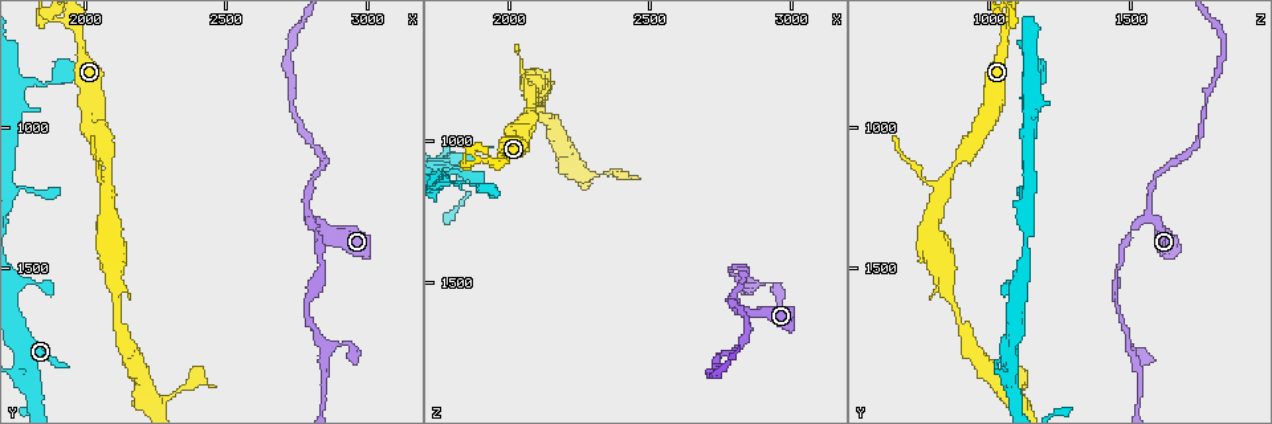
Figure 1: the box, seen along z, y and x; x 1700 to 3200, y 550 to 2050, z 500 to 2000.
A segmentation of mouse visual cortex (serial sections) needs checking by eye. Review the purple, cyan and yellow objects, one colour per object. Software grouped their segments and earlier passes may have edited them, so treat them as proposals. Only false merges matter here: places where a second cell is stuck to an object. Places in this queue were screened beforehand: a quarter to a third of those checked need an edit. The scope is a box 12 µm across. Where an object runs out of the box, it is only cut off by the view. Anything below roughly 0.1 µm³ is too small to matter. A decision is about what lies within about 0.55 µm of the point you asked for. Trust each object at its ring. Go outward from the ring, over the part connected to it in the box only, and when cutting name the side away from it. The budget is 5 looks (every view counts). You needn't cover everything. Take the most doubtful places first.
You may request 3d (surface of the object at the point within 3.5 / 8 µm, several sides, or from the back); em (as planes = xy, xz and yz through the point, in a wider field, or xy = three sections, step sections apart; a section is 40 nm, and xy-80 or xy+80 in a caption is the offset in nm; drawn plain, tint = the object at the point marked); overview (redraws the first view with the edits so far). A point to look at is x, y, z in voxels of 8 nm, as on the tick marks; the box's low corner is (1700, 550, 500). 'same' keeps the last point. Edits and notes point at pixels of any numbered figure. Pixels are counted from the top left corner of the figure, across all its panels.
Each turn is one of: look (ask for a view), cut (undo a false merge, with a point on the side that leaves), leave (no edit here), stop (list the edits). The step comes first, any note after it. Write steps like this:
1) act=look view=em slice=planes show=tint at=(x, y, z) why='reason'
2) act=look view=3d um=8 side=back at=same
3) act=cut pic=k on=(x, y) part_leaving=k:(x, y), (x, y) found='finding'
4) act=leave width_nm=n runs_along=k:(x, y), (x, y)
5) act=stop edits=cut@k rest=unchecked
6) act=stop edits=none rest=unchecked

act=look view=3d um=3.5 at=(2790, 1320, 1580) why='thin neck'

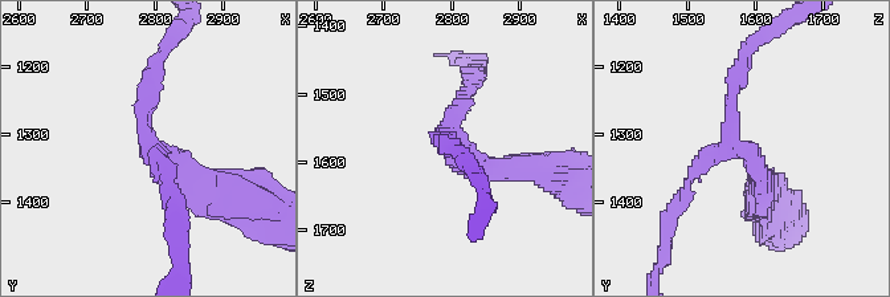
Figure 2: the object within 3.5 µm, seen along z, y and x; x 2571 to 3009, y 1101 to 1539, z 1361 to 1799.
act=look view=em slice=xy step=1 show=tint at=(2805, 1325, 1580) why='now the EM'

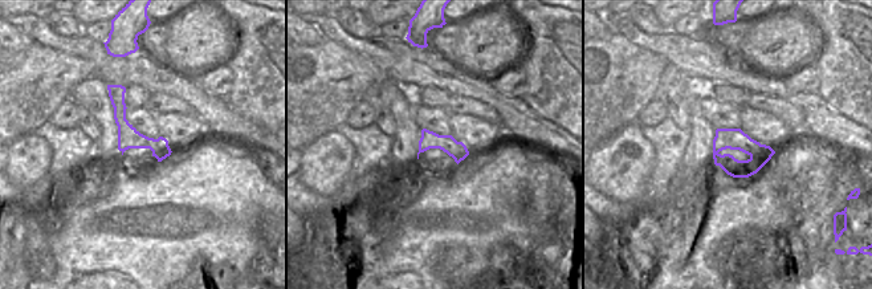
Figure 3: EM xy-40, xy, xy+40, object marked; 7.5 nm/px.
act=leave arms=3 arm_widths_nm=150,150,250 runs_along=2:(521, 170), (456, 153), (464, 92) found='all the same cell'

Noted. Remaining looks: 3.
act=look view=3d um=8 at=(1970, 640, 1070) why='two arms in line, one across'

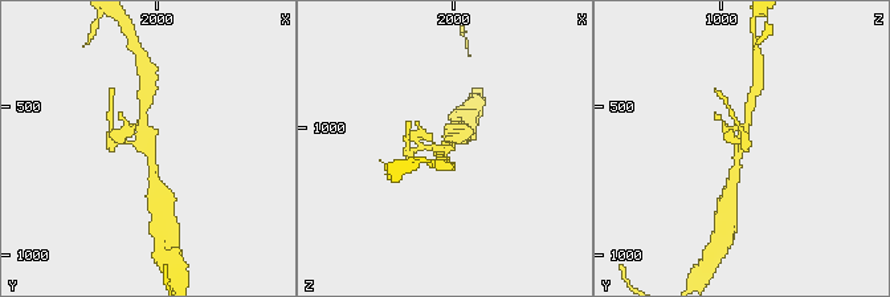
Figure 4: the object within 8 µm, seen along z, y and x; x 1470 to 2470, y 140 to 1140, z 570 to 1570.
act=look view=3d um=3.5 at=(1970, 650, 1060)

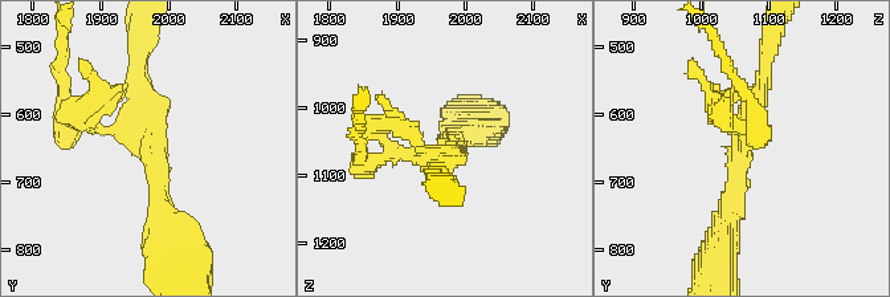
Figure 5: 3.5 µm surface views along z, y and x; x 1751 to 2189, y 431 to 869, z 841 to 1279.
act=look view=em slice=xy step=3 show=tint at=(1965, 650, 1065) why='shape alone is not enough'

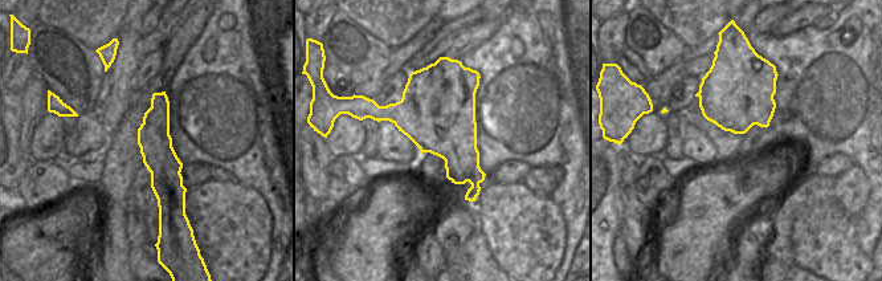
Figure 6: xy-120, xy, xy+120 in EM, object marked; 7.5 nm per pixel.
act=leave arm_widths_nm=150,250,250 runs_along=5:(170, 228), (150, 151), (81, 114) found='all the same cell'

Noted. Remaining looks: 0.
act=stop edits=none rest=unchecked

